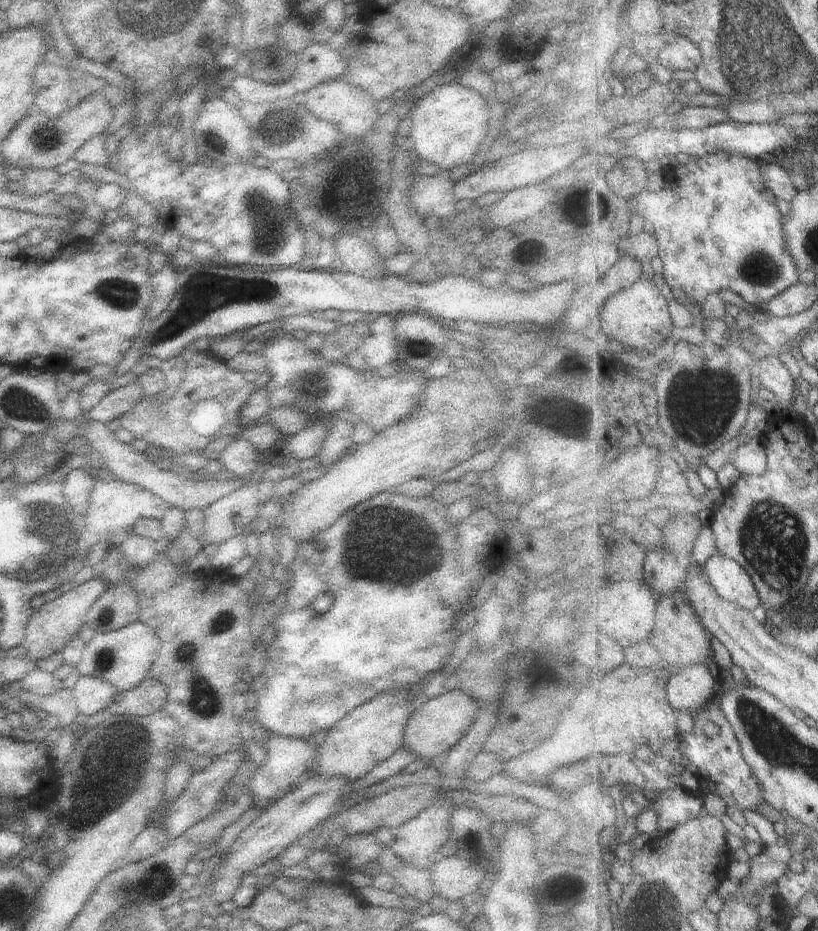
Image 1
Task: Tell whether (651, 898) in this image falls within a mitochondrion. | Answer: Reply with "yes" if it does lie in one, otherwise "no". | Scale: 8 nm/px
yes

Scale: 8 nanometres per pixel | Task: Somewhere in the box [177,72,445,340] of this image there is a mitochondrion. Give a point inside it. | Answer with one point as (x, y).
(271, 224)

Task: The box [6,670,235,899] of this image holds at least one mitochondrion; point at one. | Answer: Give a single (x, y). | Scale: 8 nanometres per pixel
(102, 781)

